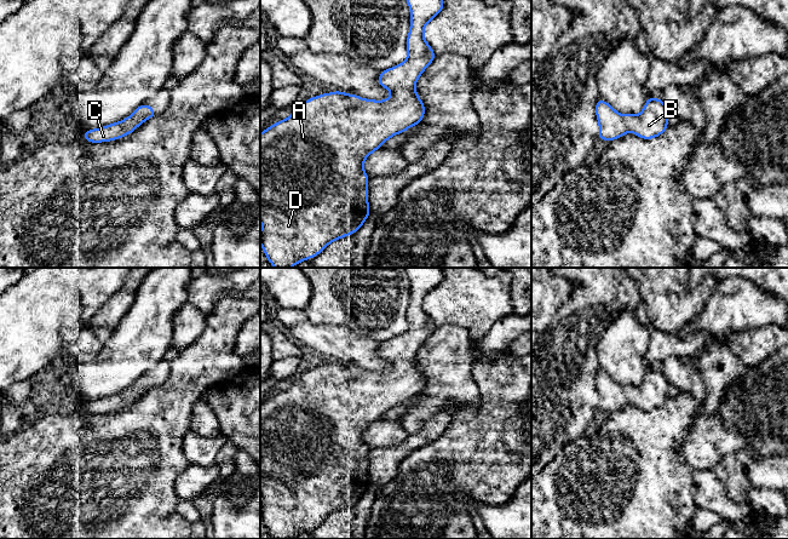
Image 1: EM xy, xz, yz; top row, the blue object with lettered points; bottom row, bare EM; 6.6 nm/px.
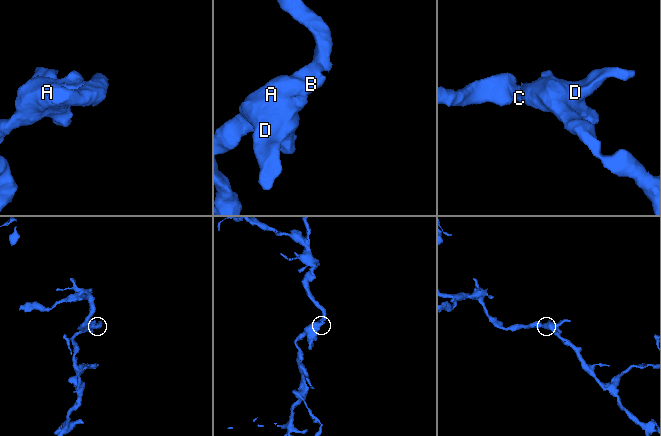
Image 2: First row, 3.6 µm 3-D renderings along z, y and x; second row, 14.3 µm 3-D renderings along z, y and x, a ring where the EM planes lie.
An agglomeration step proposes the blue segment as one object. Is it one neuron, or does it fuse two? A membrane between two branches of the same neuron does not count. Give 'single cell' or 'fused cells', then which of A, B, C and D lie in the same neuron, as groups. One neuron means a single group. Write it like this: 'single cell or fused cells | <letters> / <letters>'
single cell | A B C D

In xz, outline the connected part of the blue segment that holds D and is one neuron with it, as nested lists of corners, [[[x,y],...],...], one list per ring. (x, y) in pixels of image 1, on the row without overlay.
[[[404,268],[410,280],[410,300],[408,303],[408,310],[405,319],[408,328],[401,336],[389,339],[380,344],[378,355],[392,362],[393,365],[385,372],[364,371],[357,366],[347,366],[341,362],[334,362],[324,366],[312,368],[300,377],[292,384],[292,386],[284,391],[277,392],[275,396],[269,397],[264,403],[260,405],[260,491],[261,491],[261,505],[260,516],[263,517],[264,524],[270,535],[275,539],[292,539],[303,532],[311,531],[320,526],[326,518],[341,509],[355,505],[366,493],[370,486],[368,475],[368,453],[369,448],[363,441],[364,431],[375,422],[378,422],[384,413],[391,408],[404,403],[405,401],[419,396],[425,388],[425,375],[419,369],[419,366],[414,357],[424,342],[432,334],[436,326],[432,319],[427,315],[424,309],[424,299],[430,294],[438,285],[444,280],[443,268]]]

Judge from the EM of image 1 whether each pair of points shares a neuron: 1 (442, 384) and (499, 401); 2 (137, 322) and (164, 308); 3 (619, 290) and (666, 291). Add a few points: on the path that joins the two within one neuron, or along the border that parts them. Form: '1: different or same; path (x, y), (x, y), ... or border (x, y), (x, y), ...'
1: different; border (471, 370), (481, 403), (459, 410)
2: same; path (143, 317), (157, 304)
3: different; border (632, 280), (637, 285), (642, 299)

